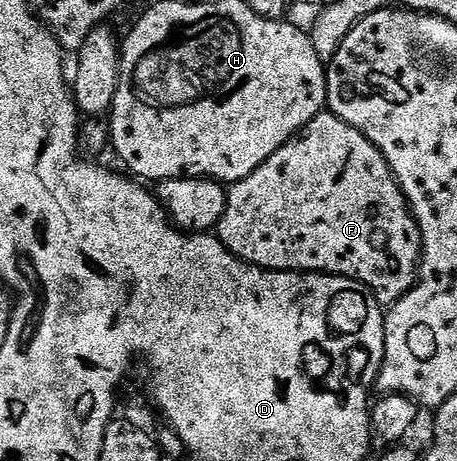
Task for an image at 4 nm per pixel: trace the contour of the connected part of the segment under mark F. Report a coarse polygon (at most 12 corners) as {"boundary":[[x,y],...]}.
{"boundary":[[328,112],[228,187],[215,233],[385,308],[421,233],[393,169]]}

